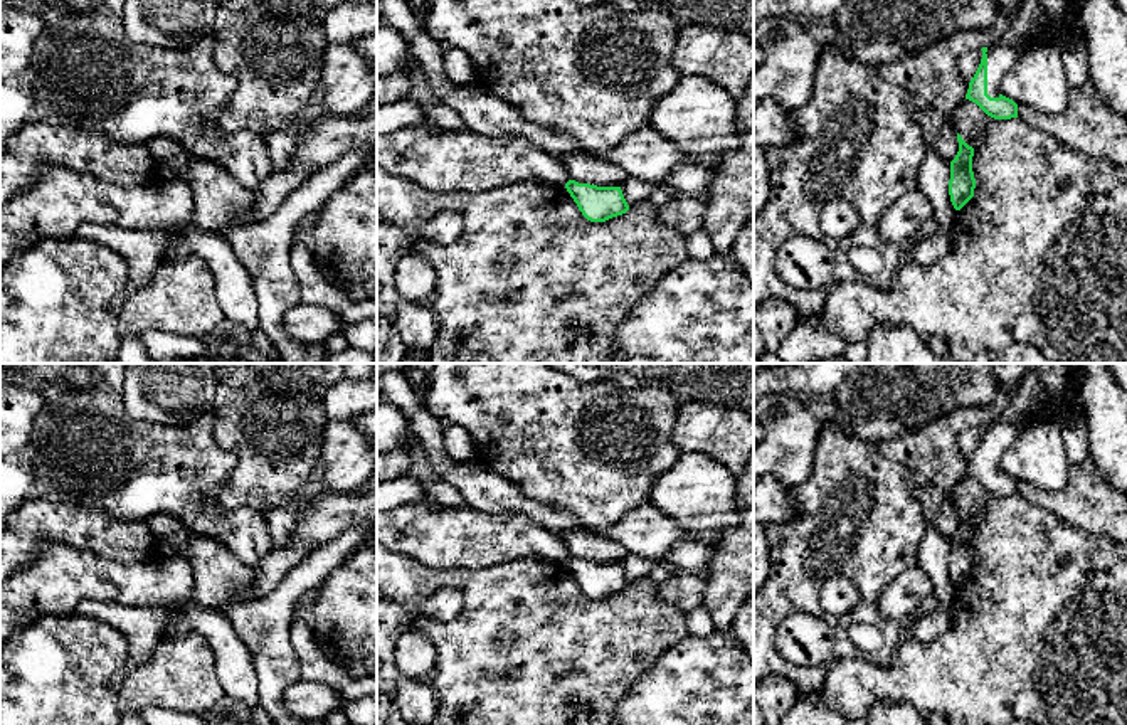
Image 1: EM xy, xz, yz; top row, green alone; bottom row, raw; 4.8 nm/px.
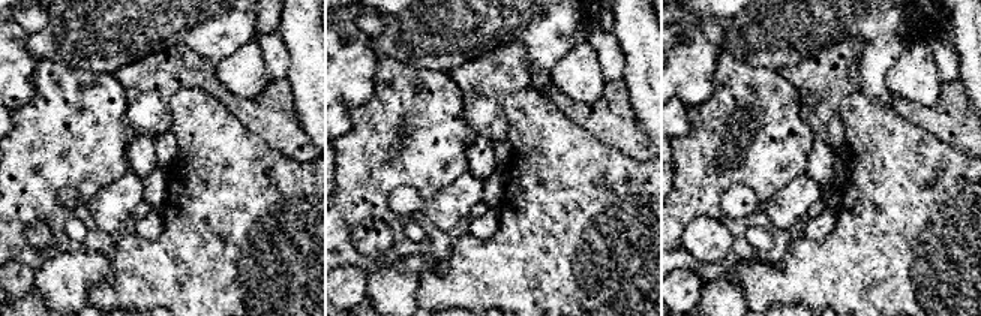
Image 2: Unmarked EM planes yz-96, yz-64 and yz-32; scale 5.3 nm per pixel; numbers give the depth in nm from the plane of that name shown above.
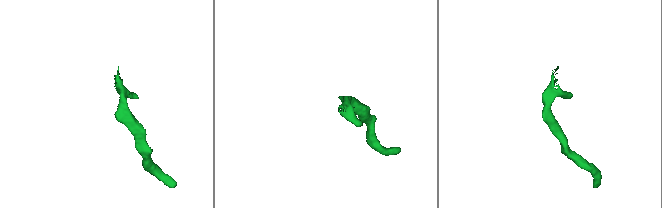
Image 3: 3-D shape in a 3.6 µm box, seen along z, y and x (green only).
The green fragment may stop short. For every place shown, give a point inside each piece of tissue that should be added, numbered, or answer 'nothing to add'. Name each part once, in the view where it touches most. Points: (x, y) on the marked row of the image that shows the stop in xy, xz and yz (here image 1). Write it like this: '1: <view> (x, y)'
1: yz (1000, 56)

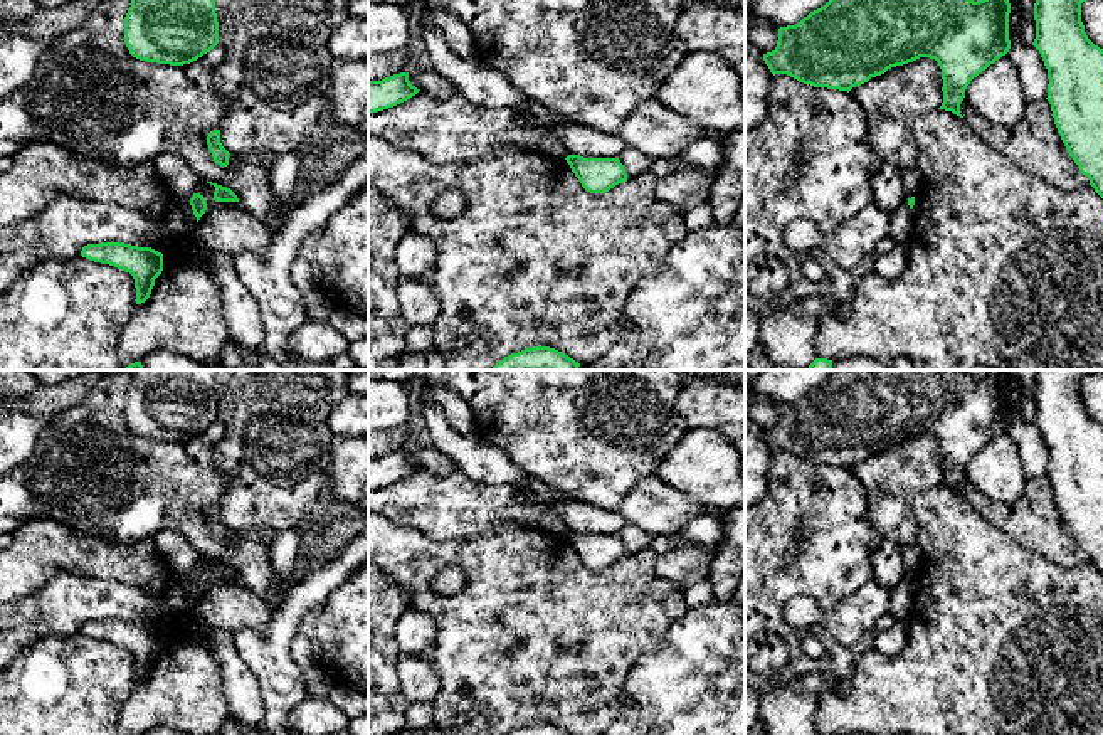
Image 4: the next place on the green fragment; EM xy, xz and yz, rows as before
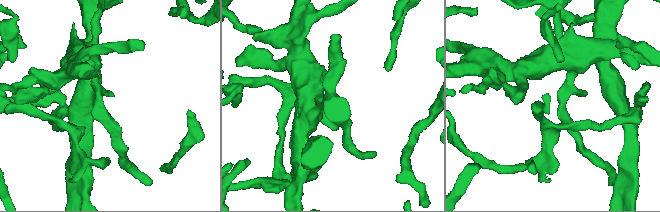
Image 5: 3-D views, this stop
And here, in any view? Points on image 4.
nothing to add

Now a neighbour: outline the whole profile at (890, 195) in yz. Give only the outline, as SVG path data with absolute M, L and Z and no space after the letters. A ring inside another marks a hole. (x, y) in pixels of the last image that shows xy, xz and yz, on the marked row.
M883 163L879 172L871 180L874 192L874 205L886 214L896 212L905 202L908 202L900 170L893 165Z

